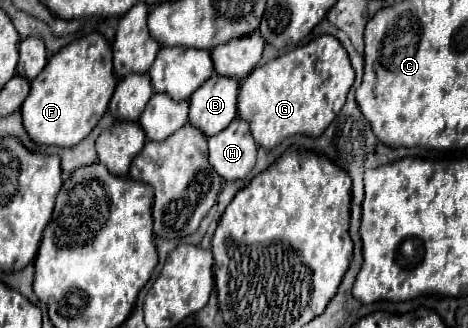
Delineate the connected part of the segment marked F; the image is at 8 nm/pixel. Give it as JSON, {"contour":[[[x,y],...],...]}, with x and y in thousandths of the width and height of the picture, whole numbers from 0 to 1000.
{"contour":[[[194,98],[113,165],[92,220],[66,250],[66,280],[45,323],[49,384],[79,439],[160,445],[220,360],[246,262],[237,134],[212,98]]]}

